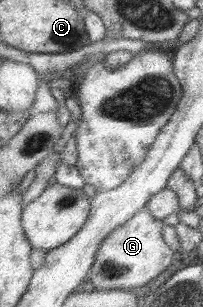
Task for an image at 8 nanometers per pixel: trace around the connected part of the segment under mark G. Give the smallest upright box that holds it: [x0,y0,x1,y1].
[90,207,177,289]

